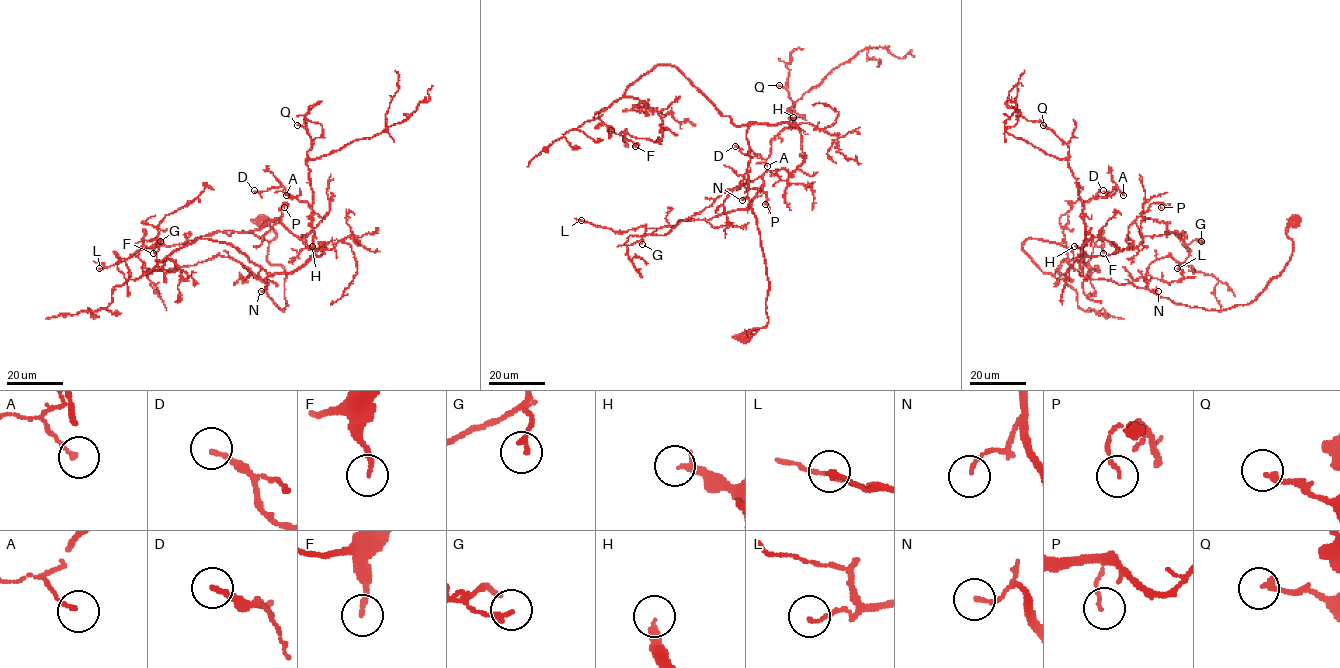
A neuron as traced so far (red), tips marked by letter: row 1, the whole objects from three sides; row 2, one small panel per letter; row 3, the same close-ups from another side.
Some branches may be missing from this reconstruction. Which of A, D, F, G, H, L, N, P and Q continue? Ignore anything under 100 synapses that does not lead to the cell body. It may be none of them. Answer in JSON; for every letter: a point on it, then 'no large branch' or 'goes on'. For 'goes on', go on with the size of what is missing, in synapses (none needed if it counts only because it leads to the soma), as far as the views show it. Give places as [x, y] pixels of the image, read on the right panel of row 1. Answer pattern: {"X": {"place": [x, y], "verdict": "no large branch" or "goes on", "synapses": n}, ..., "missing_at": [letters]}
{"A": {"place": [1123, 195], "verdict": "no large branch"}, "D": {"place": [1103, 190], "verdict": "no large branch"}, "F": {"place": [1103, 253], "verdict": "no large branch"}, "G": {"place": [1201, 241], "verdict": "no large branch"}, "H": {"place": [1074, 246], "verdict": "goes on", "synapses": 200}, "L": {"place": [1177, 268], "verdict": "no large branch"}, "N": {"place": [1158, 291], "verdict": "no large branch"}, "P": {"place": [1161, 207], "verdict": "no large branch"}, "Q": {"place": [1043, 125], "verdict": "no large branch"}, "missing_at": ["H"]}

